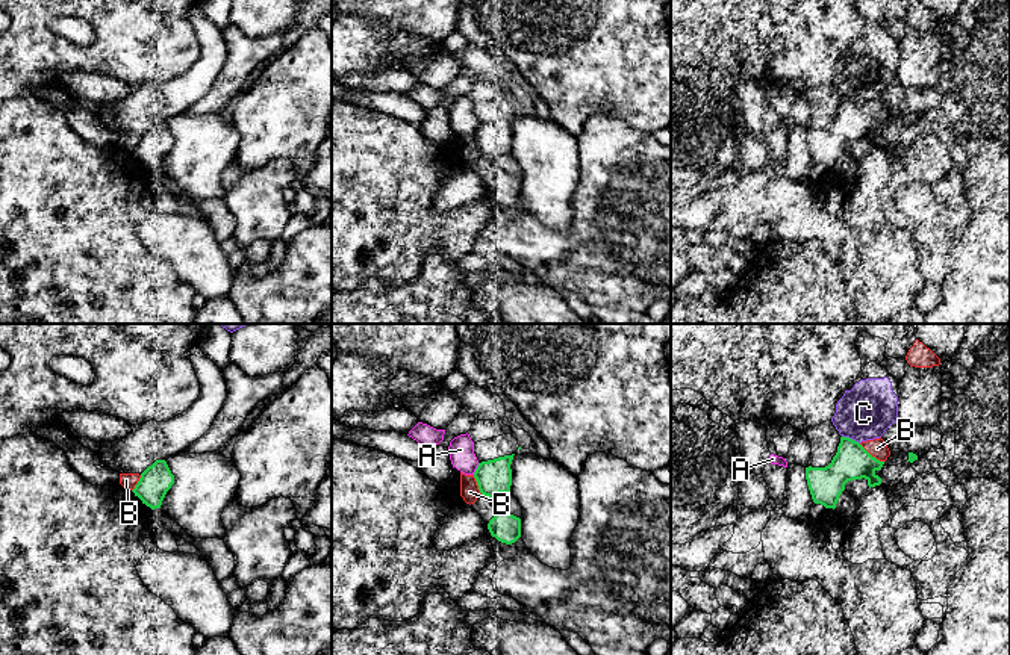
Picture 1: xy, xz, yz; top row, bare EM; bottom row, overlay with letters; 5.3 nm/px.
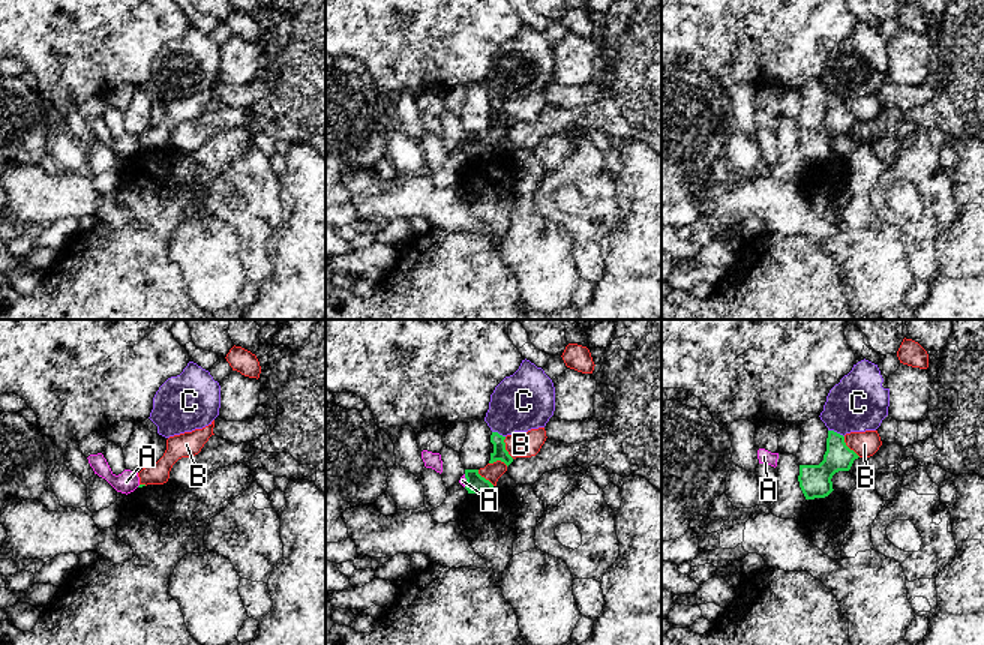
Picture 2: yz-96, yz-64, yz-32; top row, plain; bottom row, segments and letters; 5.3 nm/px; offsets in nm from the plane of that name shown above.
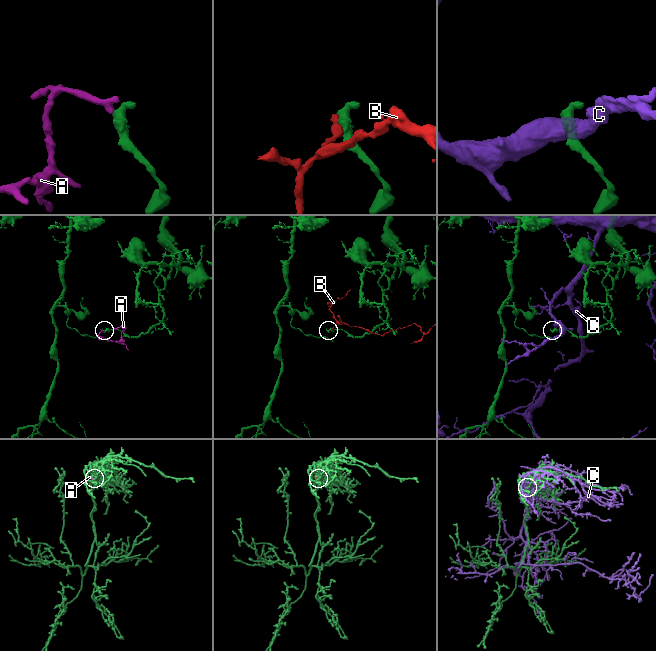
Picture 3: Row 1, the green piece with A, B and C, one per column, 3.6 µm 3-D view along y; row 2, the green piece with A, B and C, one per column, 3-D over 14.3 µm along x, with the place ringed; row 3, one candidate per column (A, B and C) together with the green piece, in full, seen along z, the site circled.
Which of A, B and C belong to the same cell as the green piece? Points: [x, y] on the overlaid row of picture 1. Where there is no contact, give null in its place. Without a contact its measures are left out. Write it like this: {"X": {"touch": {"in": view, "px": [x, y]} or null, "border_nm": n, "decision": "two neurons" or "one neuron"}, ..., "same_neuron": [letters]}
{"A": {"touch": {"in": "xz", "px": [476, 469]}, "border_nm": 70, "decision": "two neurons"}, "B": {"touch": {"in": "yz", "px": [869, 454]}, "border_nm": 170, "decision": "two neurons"}, "C": {"touch": {"in": "yz", "px": [851, 439]}, "border_nm": 110, "decision": "two neurons"}, "same_neuron": []}

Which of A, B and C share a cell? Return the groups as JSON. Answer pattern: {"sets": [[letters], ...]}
{"sets": [["A"], ["B"], ["C"]]}

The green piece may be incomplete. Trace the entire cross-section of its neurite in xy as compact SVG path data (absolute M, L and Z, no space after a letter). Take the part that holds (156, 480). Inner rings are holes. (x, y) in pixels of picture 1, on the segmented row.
M156 460L141 473L138 484L132 492L142 501L142 504L154 510L161 508L162 501L173 484L174 475L167 461Z

